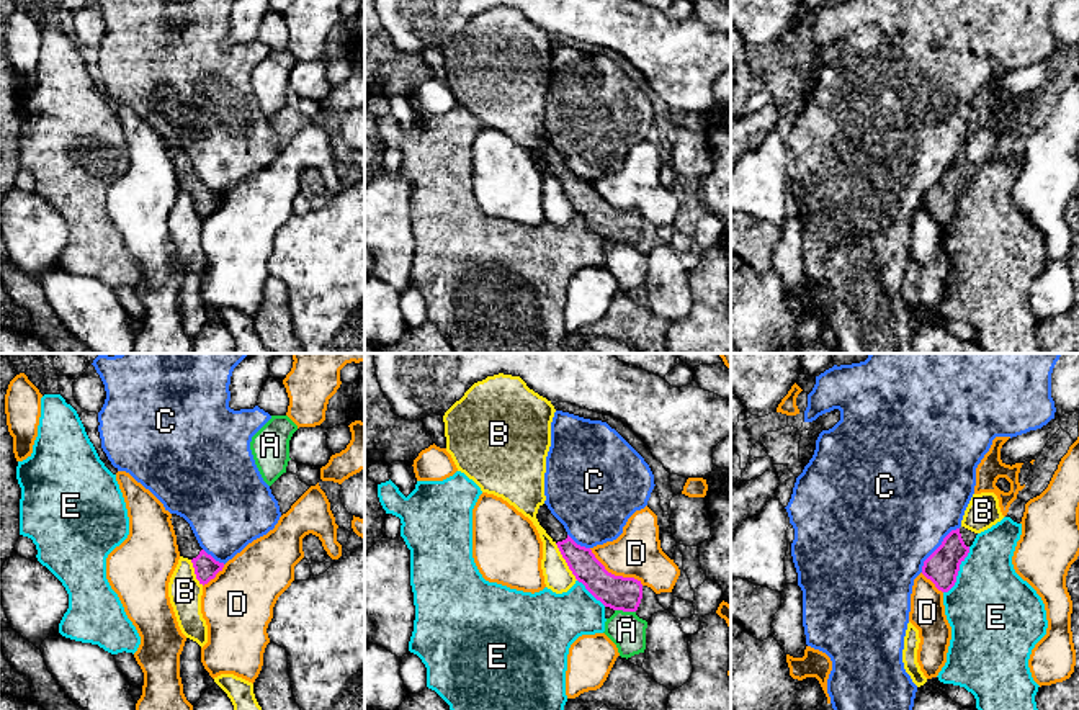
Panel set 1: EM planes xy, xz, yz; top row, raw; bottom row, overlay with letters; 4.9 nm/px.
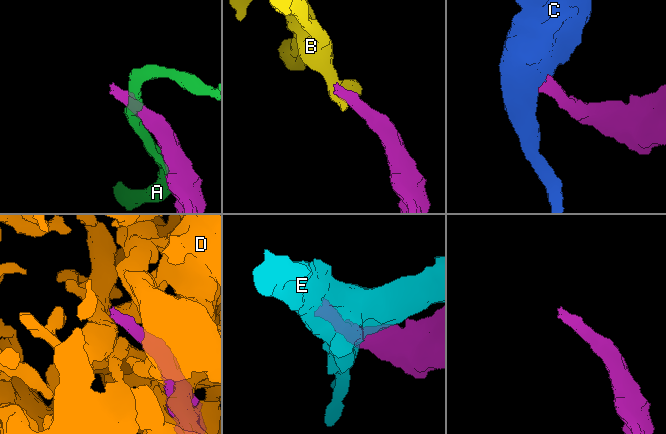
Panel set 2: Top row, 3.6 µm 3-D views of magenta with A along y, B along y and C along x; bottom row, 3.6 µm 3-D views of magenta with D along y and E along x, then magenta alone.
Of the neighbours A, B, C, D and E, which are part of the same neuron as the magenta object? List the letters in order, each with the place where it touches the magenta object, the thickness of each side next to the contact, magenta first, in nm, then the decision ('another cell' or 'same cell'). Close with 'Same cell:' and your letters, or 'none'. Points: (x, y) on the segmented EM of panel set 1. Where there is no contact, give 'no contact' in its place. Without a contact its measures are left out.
A: meets magenta in xz at (625, 611); 170 nm thick on the magenta side, 180 nm on the other; another cell
B: meets magenta in xz at (566, 561); 150 nm thick on the magenta side, 140 nm on the other; another cell
C: meets magenta in yz at (937, 548); 170 nm thick on the magenta side, 500 nm on the other; another cell
D: meets magenta in xz at (613, 575); 170 nm thick on the magenta side, 240 nm on the other; another cell
E: meets magenta in yz at (958, 570); 170 nm thick on the magenta side, 420 nm on the other; another cell
Same cell: none

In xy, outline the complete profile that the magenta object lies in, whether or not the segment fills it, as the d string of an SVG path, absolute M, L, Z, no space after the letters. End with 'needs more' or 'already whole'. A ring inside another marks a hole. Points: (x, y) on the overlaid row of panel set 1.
M172 514L170 520L177 535L180 556L188 558L193 563L199 584L208 584L222 571L224 563L216 561L199 546L190 524L183 517Z; needs more

